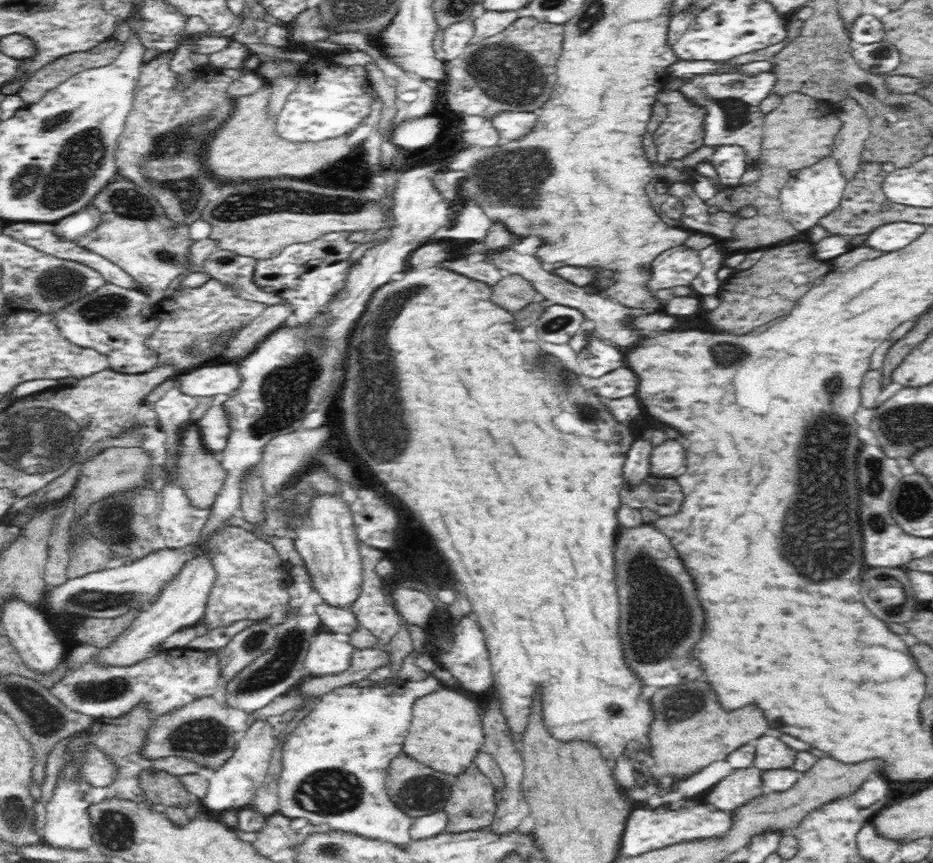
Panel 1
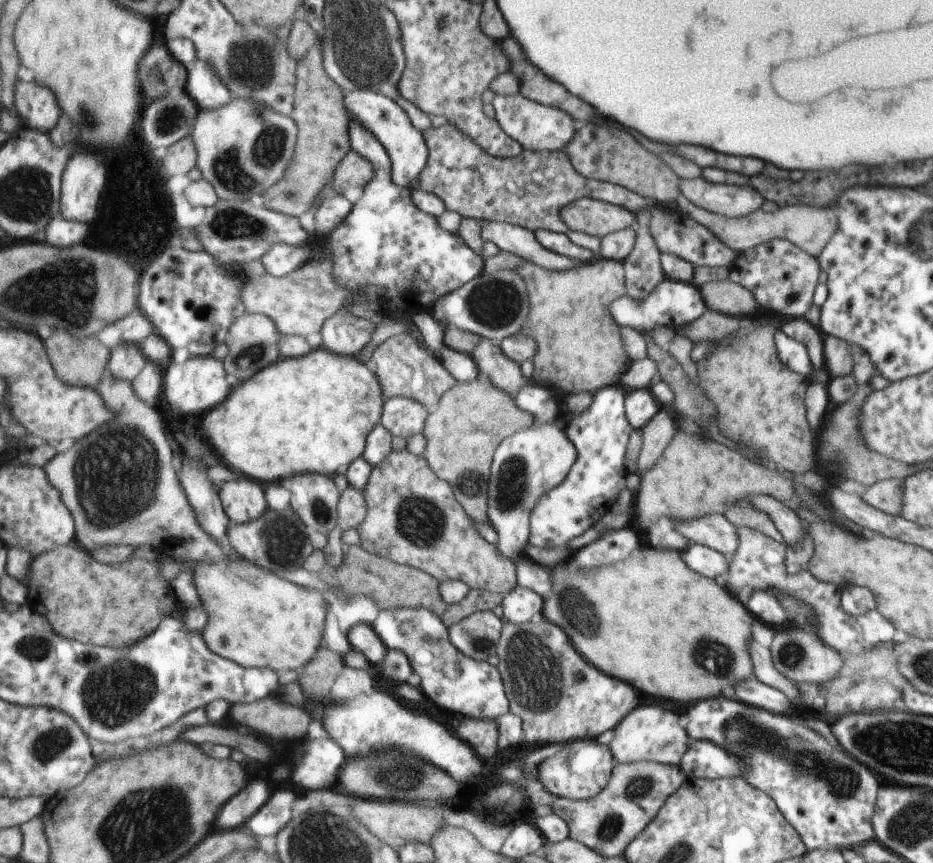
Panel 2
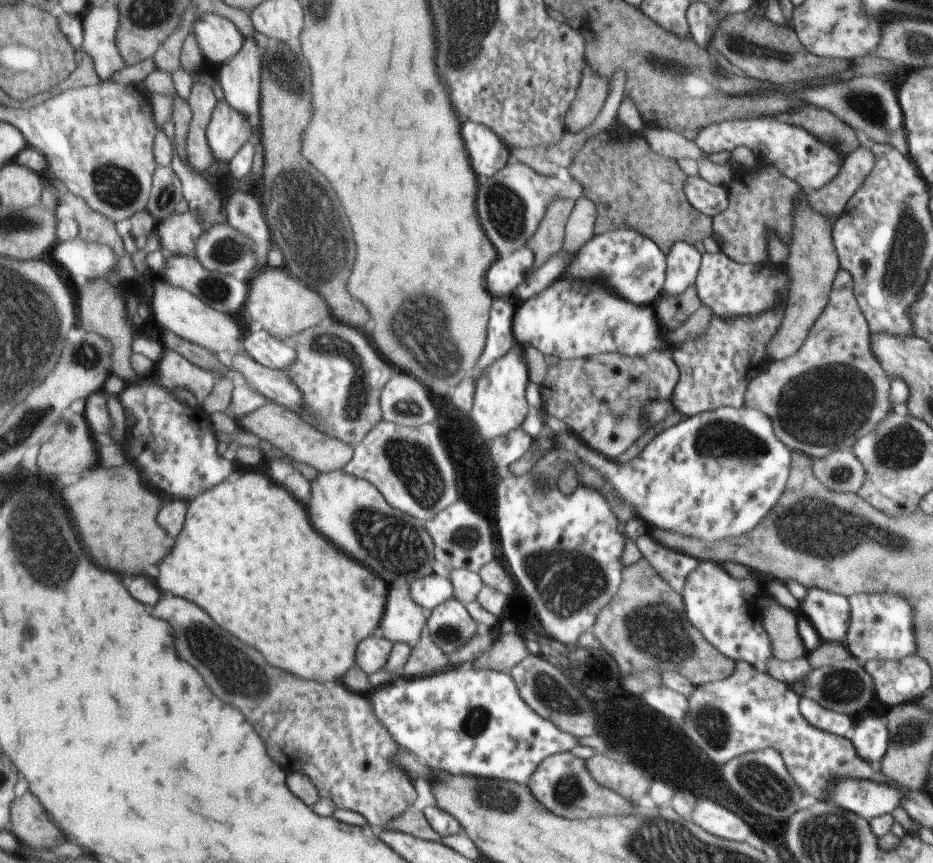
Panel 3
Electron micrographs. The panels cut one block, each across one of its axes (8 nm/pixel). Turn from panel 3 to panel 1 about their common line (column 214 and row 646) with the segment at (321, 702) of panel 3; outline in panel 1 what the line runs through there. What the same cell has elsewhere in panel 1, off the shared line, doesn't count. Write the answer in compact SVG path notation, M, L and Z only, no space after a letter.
M643 522L635 527L620 526L617 531L616 544L614 544L614 560L616 560L614 564L616 586L618 586L618 596L620 596L618 634L620 634L624 662L630 668L630 672L640 680L642 687L654 686L658 689L682 686L682 684L688 684L690 680L696 680L700 670L692 666L692 662L688 662L686 654L680 654L680 652L688 652L700 638L702 610L698 606L692 580L682 568L682 562L673 549L670 539L651 523Z

